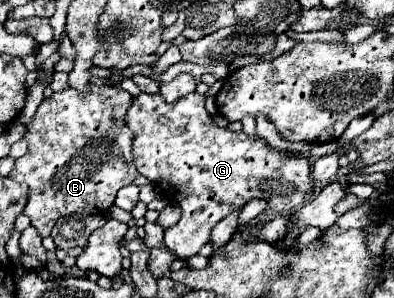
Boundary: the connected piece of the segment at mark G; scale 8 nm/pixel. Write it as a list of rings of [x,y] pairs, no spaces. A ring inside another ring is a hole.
[[[141,93],[139,97],[135,97],[125,119],[135,133],[133,161],[137,171],[145,175],[153,185],[157,185],[163,197],[177,201],[183,209],[179,223],[165,231],[165,245],[181,259],[189,259],[191,255],[199,253],[199,249],[209,241],[211,229],[223,217],[227,217],[231,211],[237,211],[253,197],[265,199],[269,203],[265,213],[271,215],[287,215],[311,199],[315,183],[311,181],[309,159],[291,157],[291,153],[287,151],[269,149],[267,143],[263,143],[261,139],[251,139],[243,131],[229,131],[229,135],[219,135],[219,129],[213,125],[211,115],[205,111],[205,95],[191,93],[183,99],[177,99],[175,103],[165,103],[159,93]]]

